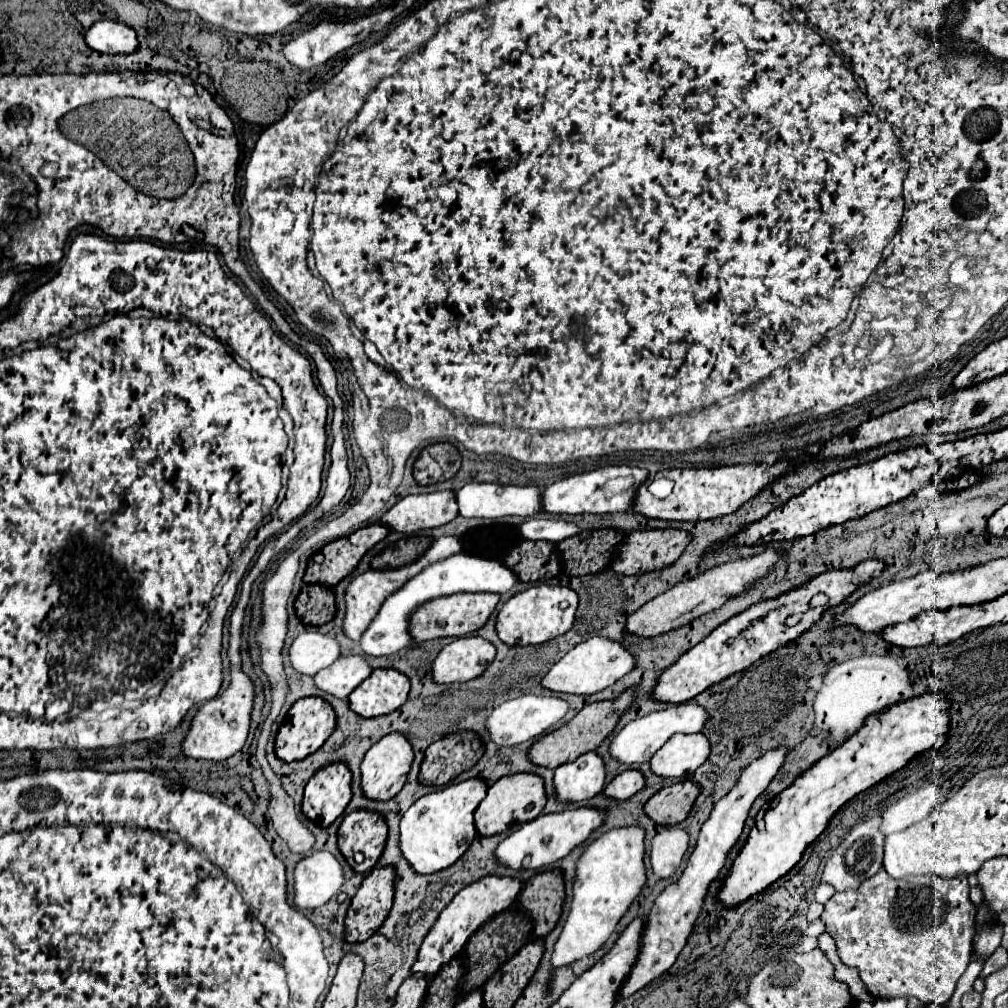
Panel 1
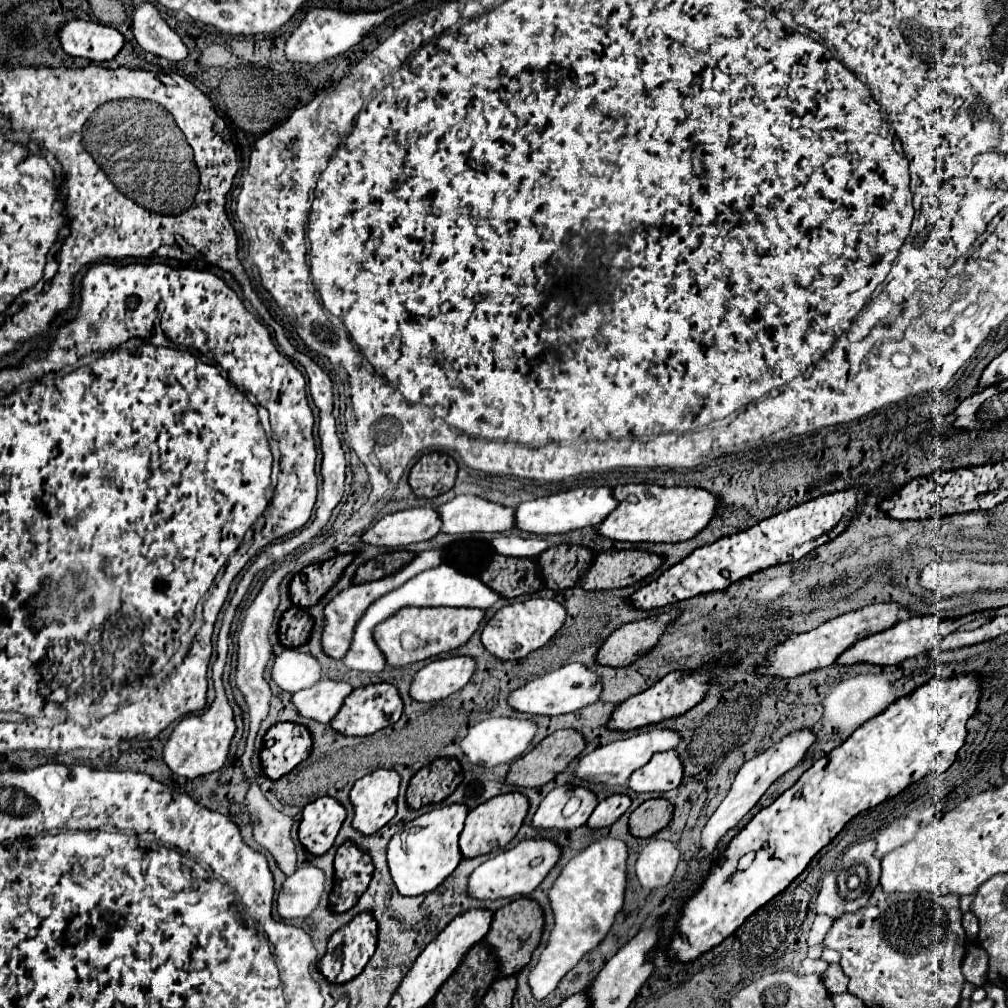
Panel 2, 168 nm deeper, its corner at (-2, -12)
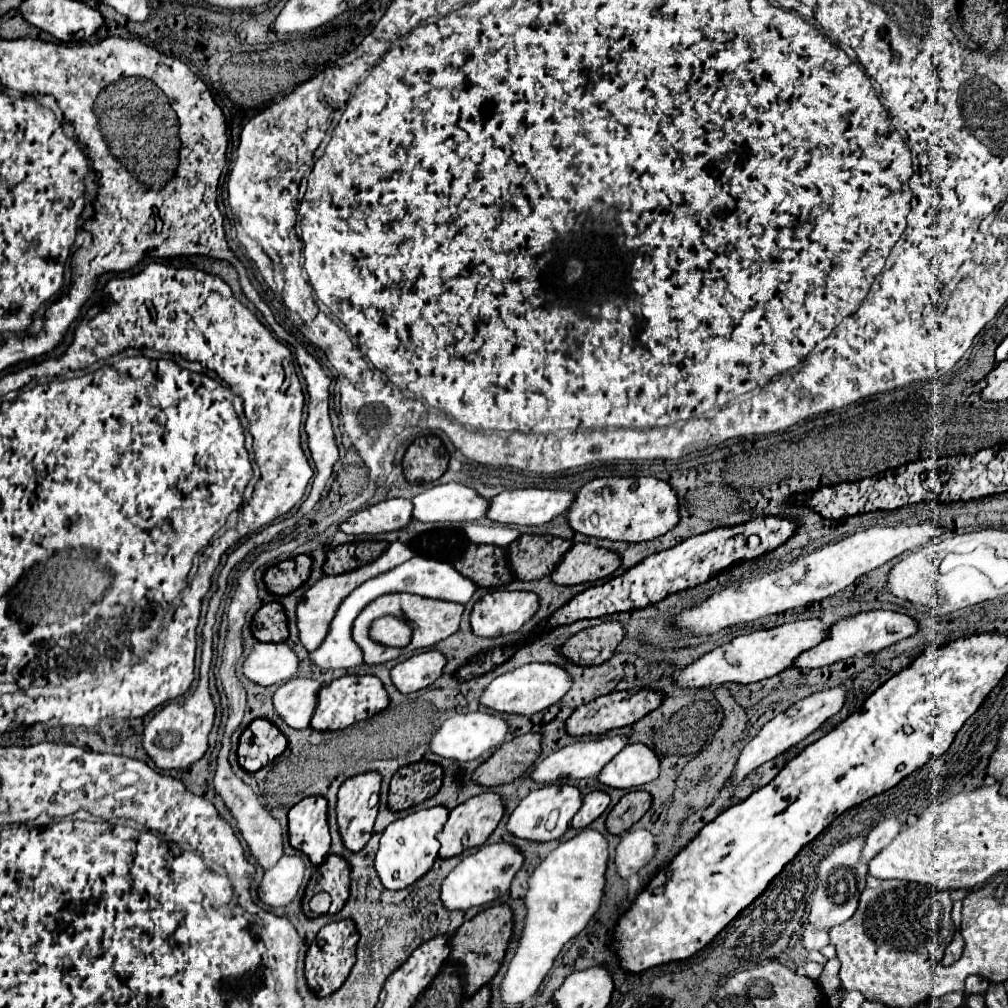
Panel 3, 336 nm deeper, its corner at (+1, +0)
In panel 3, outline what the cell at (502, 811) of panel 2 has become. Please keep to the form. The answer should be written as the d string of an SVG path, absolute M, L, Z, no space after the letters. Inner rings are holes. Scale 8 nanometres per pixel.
M486 791L476 797L470 797L466 803L462 803L450 811L448 823L444 825L444 831L440 835L440 845L442 845L440 857L454 857L454 855L460 855L468 847L484 845L486 839L492 835L492 831L498 827L502 817L504 817L504 803L498 793Z

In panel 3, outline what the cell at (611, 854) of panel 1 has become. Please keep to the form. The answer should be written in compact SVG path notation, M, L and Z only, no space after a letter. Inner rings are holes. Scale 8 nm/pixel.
M586 827L580 835L558 845L530 875L530 887L524 897L528 907L526 925L516 955L502 981L502 1001L508 1007L520 1005L538 991L562 947L584 931L596 915L606 887L606 867L608 841L596 829Z

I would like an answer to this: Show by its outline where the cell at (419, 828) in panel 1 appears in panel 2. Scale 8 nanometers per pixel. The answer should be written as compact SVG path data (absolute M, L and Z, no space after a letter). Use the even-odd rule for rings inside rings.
M449 805L449 807L433 809L409 821L391 837L387 847L387 865L391 879L401 895L415 897L429 893L455 871L459 861L463 859L457 843L465 817L467 817L465 805Z

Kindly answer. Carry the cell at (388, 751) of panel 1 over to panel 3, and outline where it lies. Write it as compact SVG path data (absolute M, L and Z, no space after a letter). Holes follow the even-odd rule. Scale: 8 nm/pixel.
M368 771L368 773L346 779L338 791L338 805L336 805L338 827L340 827L344 845L352 851L360 851L372 835L372 827L374 827L374 821L378 815L380 787L382 787L382 775L378 771Z

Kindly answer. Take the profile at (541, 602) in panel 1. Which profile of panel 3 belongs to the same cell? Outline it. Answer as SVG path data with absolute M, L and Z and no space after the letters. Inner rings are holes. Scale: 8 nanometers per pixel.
M490 591L472 609L470 625L478 637L502 637L522 629L540 609L540 599L530 591Z

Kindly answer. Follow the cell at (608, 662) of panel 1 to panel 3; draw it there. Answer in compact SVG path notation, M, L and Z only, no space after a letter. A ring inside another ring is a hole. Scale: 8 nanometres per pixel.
M528 663L510 673L496 677L480 697L480 703L498 713L534 715L550 705L556 705L572 687L572 675L556 663Z

